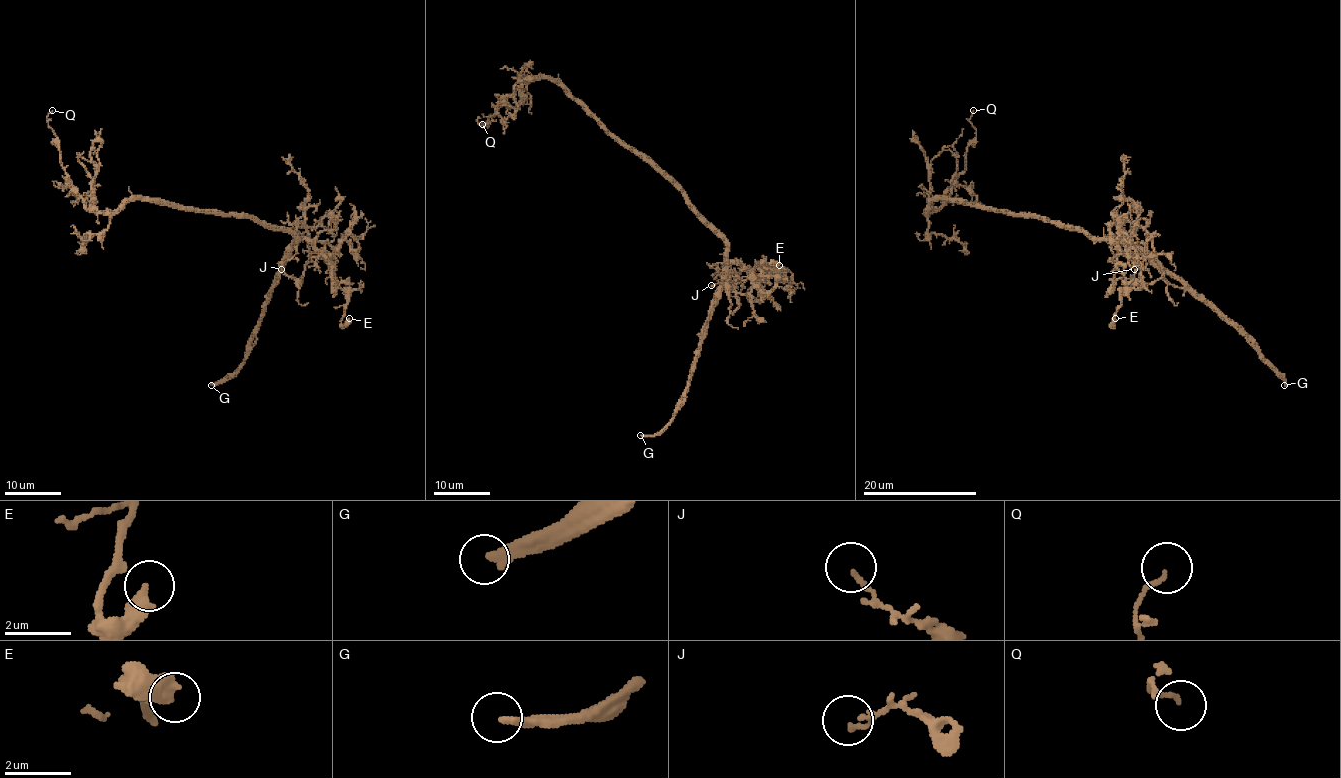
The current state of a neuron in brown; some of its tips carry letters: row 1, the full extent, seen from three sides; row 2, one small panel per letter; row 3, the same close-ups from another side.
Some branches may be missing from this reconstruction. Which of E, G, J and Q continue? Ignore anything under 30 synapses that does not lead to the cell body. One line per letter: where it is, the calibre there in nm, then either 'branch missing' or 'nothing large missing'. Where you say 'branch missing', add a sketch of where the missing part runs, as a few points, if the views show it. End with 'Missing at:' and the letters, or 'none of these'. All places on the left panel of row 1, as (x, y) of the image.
E: at (349, 318); 360 nm thick; nothing large missing
G: at (211, 385); 300 nm thick; branch missing
J: at (281, 269); 140 nm thick; nothing large missing
Q: at (52, 110); 110 nm thick; nothing large missing
Missing at: G

